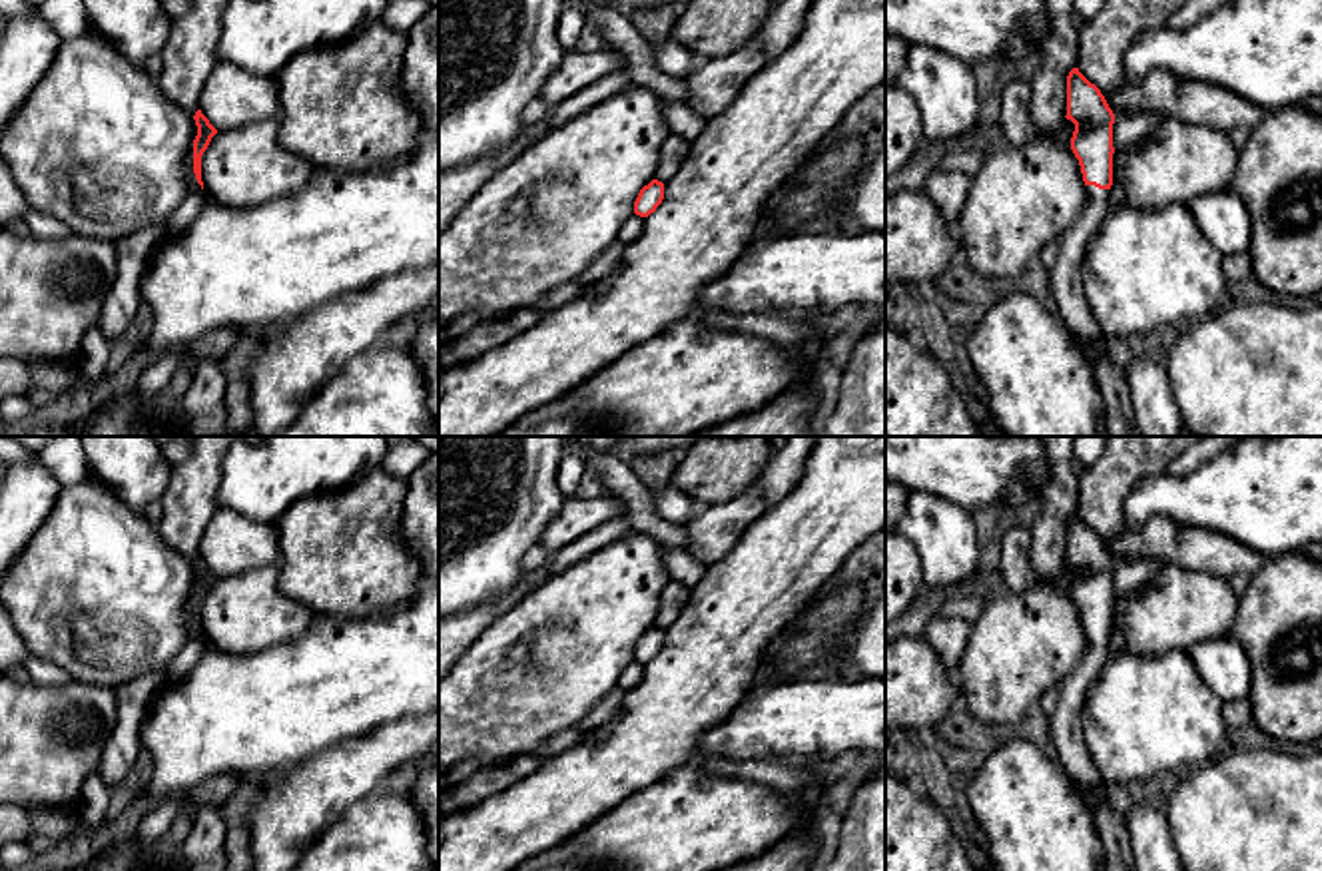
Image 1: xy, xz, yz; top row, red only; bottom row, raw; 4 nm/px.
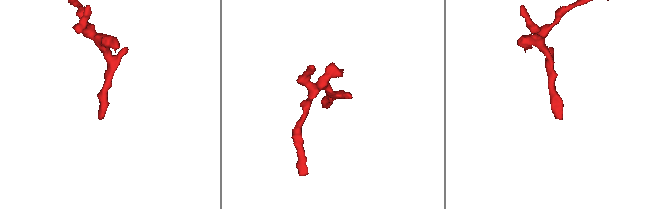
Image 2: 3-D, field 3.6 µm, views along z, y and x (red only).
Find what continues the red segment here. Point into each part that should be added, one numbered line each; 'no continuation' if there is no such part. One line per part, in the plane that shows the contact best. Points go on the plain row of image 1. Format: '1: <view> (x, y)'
1: yz (1075, 760)

